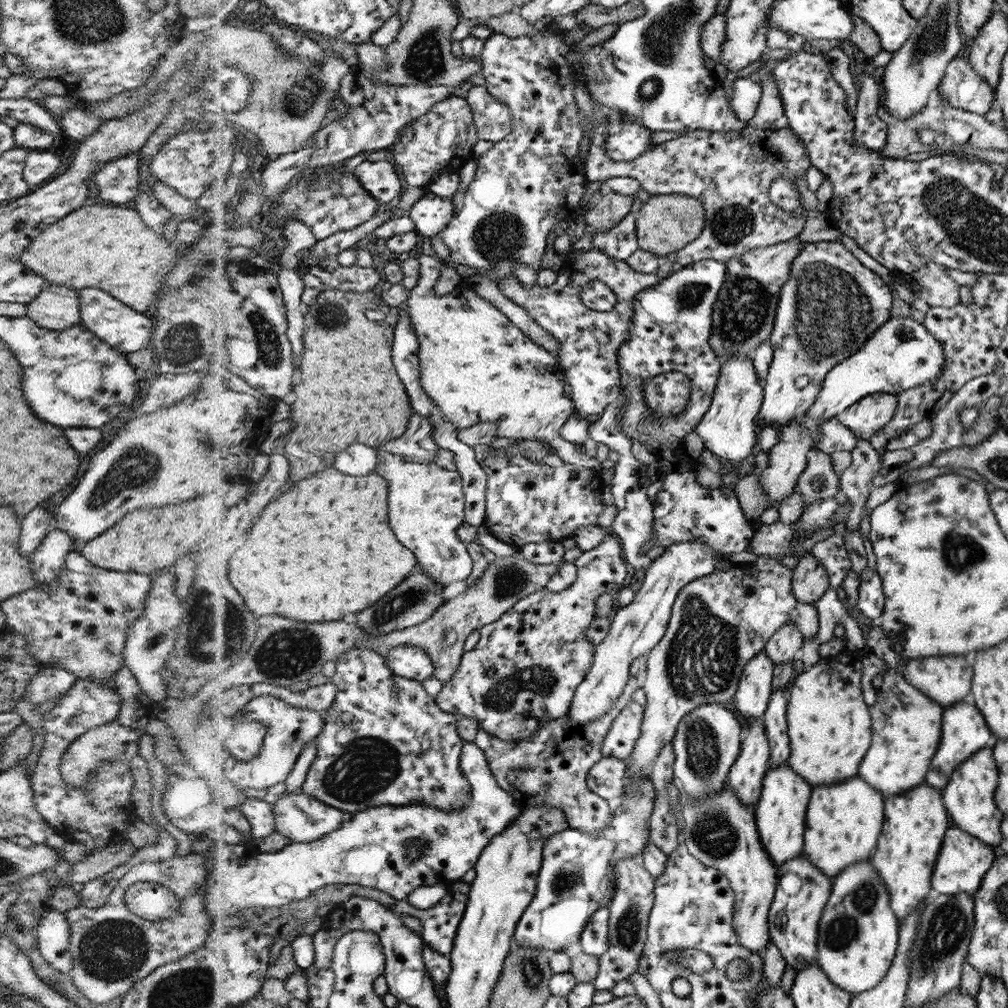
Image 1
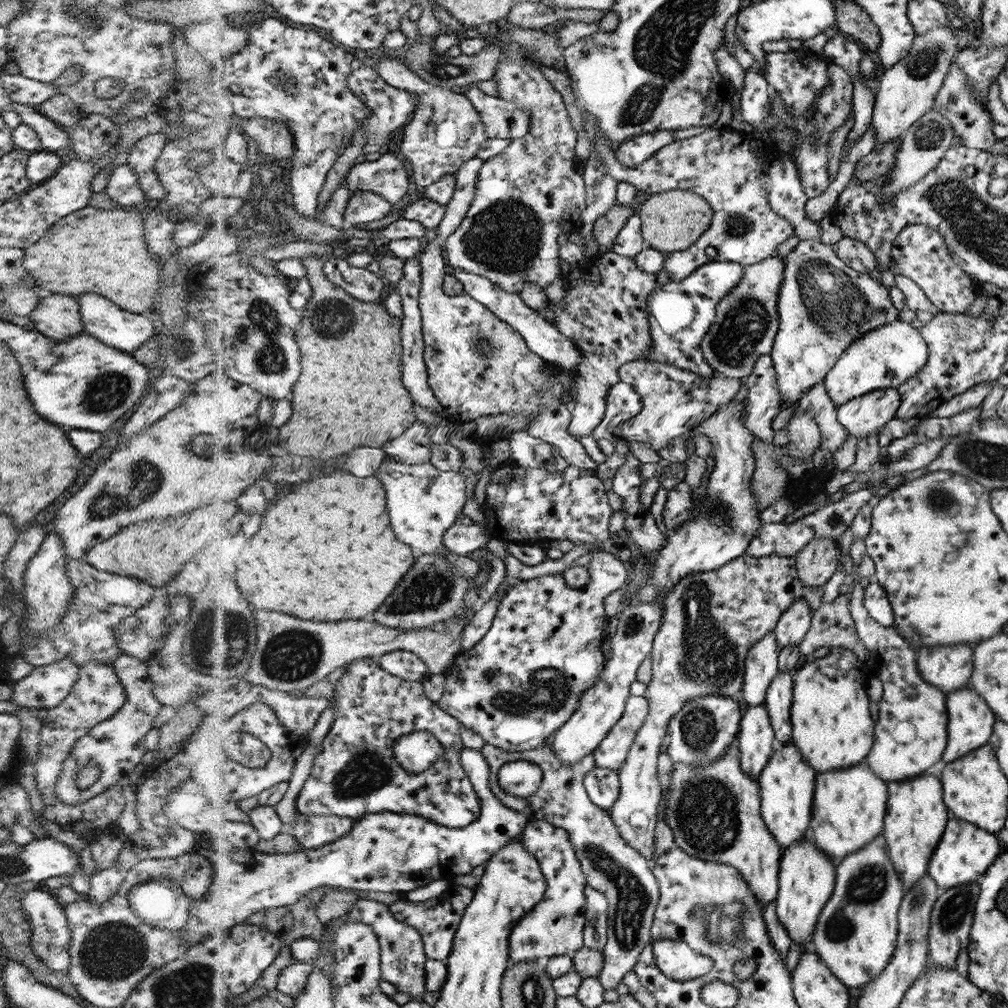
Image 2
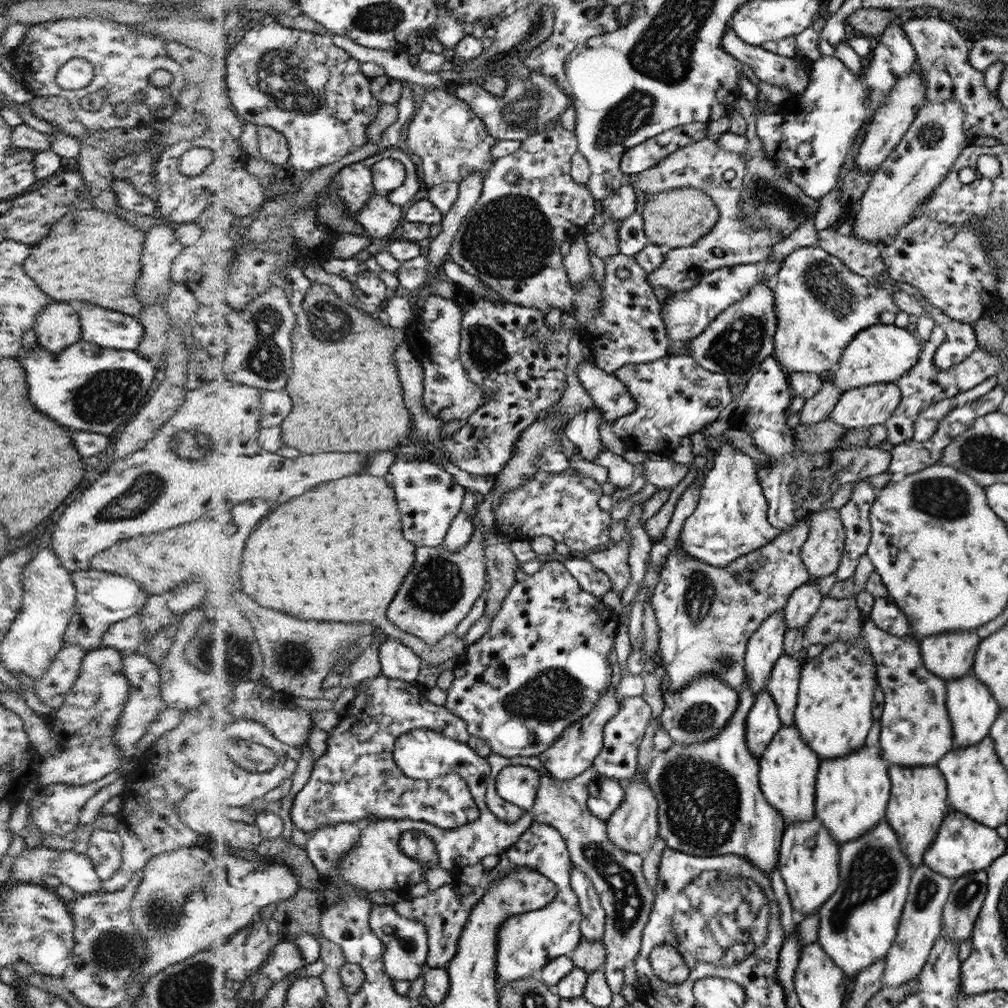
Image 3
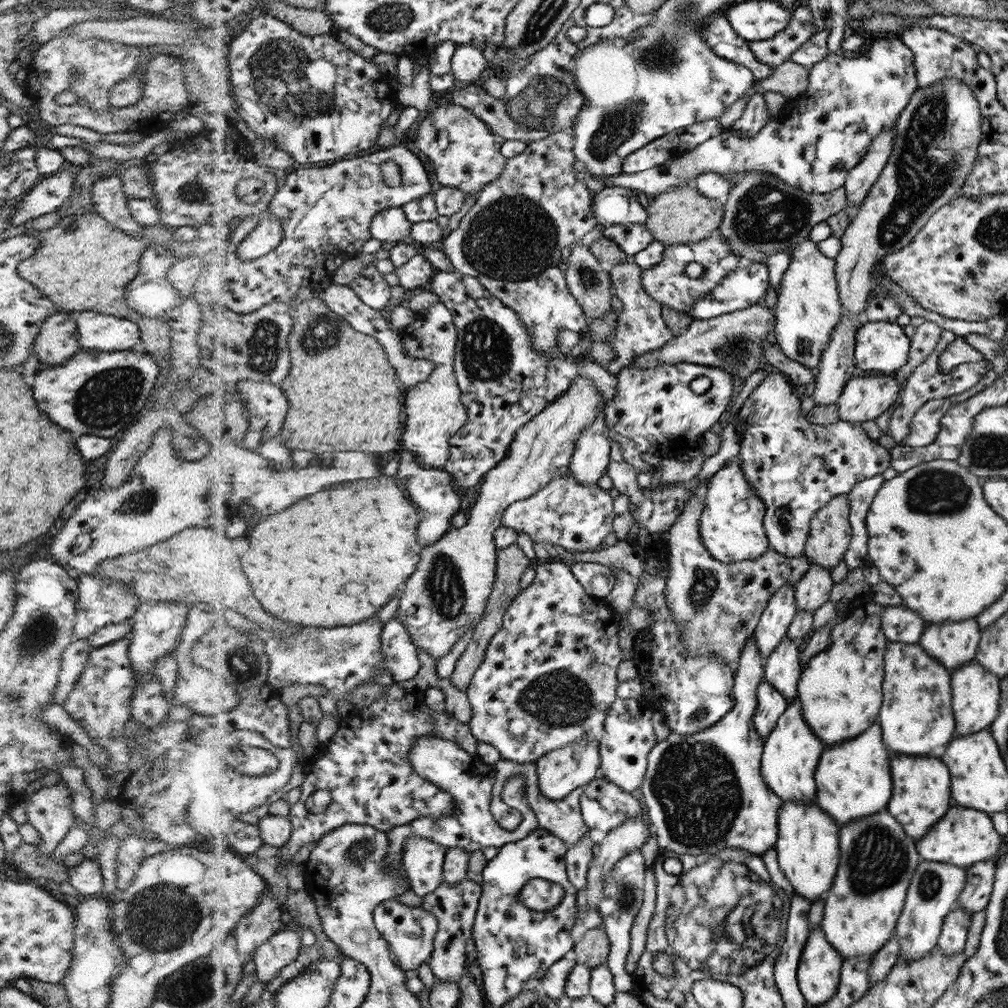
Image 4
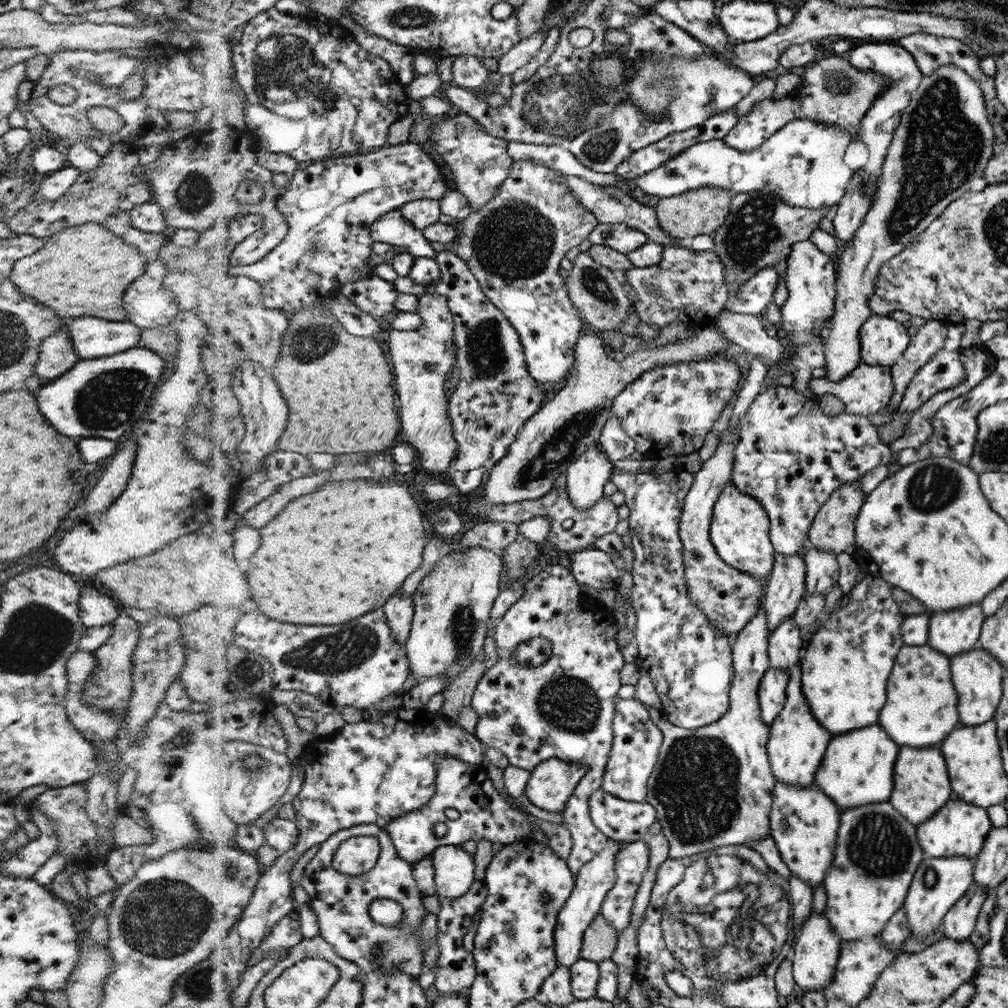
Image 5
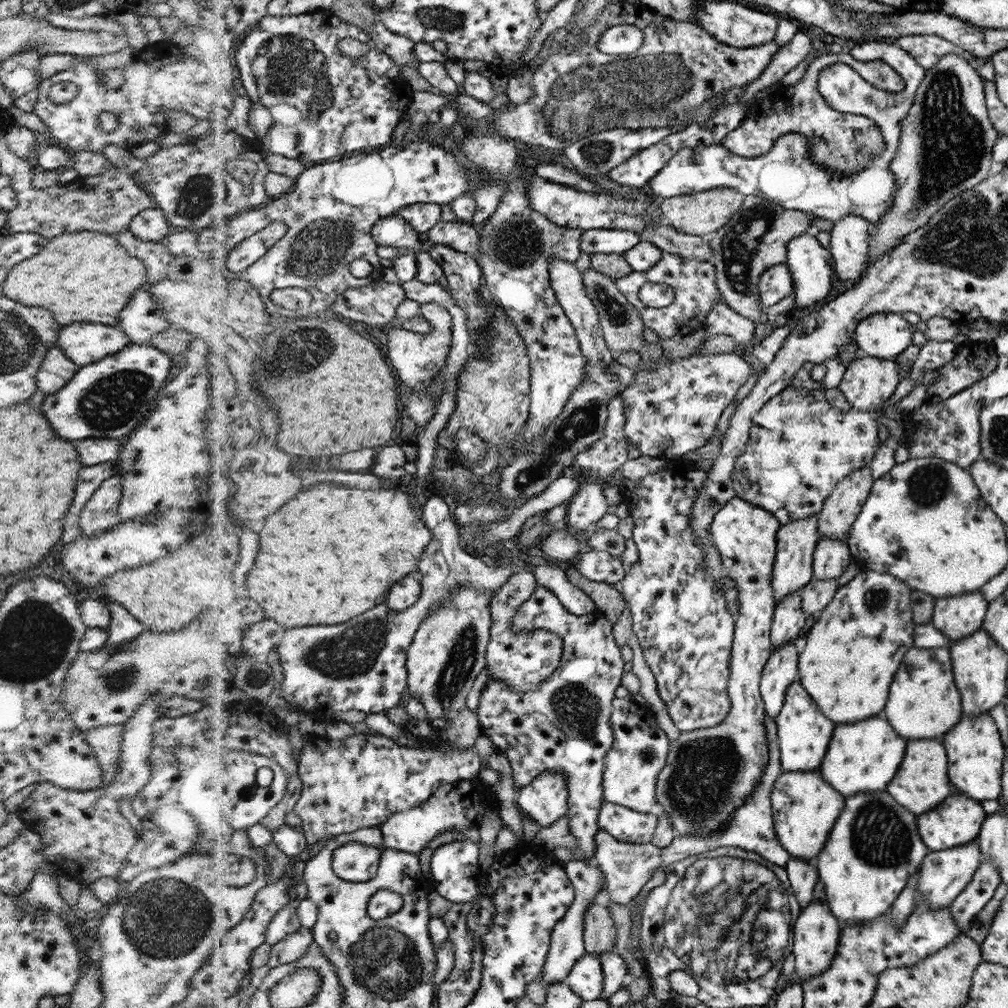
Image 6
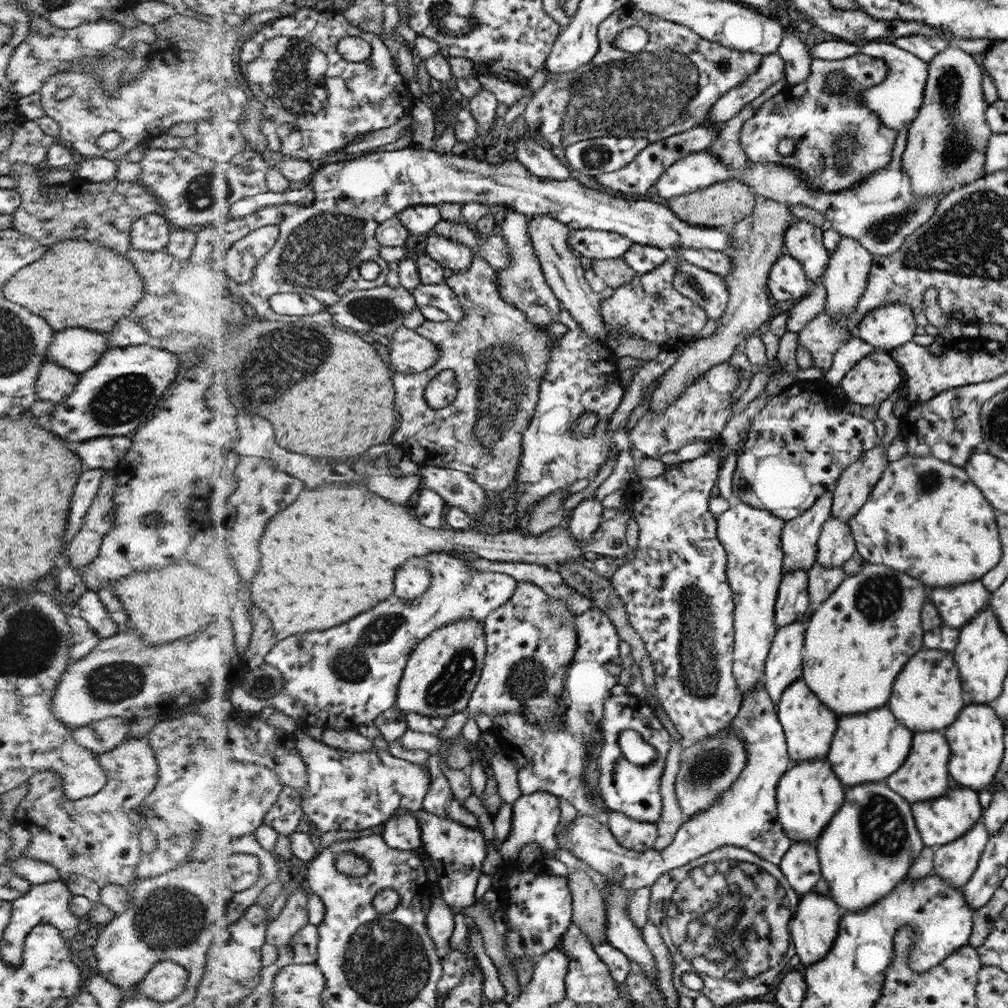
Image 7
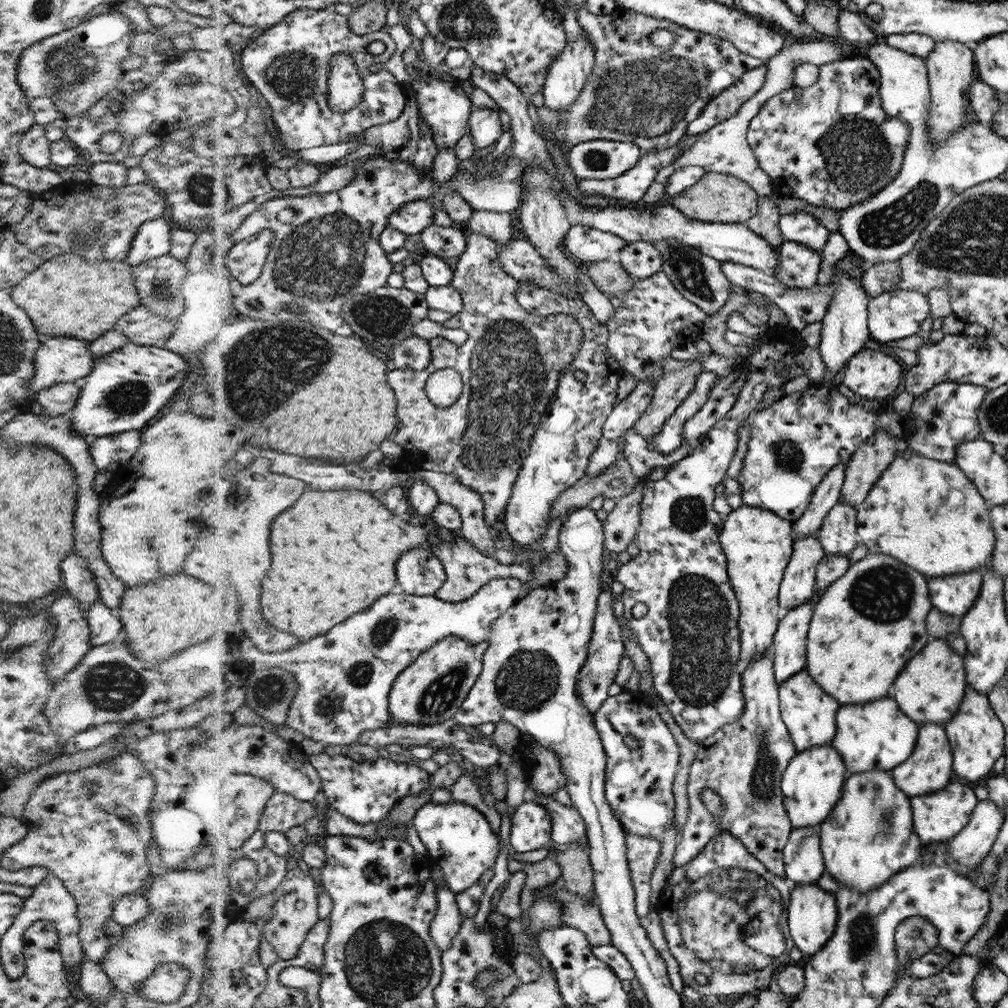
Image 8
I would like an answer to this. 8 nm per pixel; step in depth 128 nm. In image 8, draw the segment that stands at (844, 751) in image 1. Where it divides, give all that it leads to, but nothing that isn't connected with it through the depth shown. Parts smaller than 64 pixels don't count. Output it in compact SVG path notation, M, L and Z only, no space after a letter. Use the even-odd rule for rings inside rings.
M868 553L850 565L840 579L824 590L816 604L806 643L806 648L809 648L806 670L840 704L873 703L874 700L890 696L888 690L892 688L892 682L897 680L909 660L928 644L929 632L926 632L926 627L933 604L928 598L926 578L894 556Z

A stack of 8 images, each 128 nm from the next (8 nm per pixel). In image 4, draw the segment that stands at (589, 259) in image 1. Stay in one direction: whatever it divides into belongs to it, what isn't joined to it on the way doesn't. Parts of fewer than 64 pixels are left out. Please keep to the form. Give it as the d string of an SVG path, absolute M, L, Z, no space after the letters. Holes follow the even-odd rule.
M629 255L626 262L609 270L613 274L615 295L624 304L622 313L618 315L614 340L610 344L618 356L604 365L612 375L617 375L624 367L632 364L634 359L661 350L674 337L661 317L662 304L641 283L642 270L641 265L633 261L633 255ZM590 429L578 437L573 460L568 467L569 474L581 484L597 484L608 472L611 462L611 441Z

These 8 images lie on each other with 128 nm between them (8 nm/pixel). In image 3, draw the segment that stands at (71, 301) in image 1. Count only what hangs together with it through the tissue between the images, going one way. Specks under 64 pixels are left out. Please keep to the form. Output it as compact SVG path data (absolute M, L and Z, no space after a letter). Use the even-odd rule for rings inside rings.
M50 300L36 320L33 329L37 344L50 352L62 352L81 339L79 314L68 302Z

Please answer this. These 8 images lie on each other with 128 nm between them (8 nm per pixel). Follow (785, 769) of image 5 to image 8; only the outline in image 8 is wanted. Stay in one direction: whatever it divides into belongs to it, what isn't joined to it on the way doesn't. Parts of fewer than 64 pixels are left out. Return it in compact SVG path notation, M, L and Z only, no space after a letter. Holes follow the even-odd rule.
M802 669L780 684L781 717L788 726L797 752L808 751L812 747L824 747L833 742L833 738L837 735L838 703L806 669Z

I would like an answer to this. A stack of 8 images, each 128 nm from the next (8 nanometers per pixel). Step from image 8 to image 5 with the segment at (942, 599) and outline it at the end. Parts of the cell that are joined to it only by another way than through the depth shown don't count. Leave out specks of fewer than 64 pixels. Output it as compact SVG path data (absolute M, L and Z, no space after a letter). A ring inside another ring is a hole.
M980 604L929 614L929 642L946 656L972 651L979 645L985 615Z

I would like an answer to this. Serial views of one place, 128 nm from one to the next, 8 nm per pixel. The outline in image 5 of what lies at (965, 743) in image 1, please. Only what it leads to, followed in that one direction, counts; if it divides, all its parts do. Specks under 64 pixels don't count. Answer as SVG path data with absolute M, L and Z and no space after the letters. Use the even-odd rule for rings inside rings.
M976 646L972 651L952 658L953 681L959 696L957 706L963 726L976 726L996 716L1004 694L1004 670L1001 661L985 649Z

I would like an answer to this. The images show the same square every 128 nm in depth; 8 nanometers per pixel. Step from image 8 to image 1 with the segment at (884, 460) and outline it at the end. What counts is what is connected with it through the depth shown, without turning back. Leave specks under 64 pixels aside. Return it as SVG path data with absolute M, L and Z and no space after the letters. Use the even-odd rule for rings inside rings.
M806 552L793 569L793 593L802 603L816 604L830 588L829 572L812 553Z

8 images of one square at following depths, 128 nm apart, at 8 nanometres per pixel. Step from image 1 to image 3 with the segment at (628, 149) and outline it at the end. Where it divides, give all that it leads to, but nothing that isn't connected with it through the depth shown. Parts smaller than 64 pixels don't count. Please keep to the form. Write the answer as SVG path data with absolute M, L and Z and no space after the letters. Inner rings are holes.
M690 123L671 128L637 147L629 148L621 159L621 171L628 175L648 171L666 156L702 140L707 134L707 123Z

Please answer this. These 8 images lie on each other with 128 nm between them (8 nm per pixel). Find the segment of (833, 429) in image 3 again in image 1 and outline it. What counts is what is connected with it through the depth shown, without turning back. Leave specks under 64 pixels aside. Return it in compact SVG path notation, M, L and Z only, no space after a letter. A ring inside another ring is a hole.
M756 473L742 478L734 487L735 495L741 502L745 515L754 523L770 507L768 498L762 489Z

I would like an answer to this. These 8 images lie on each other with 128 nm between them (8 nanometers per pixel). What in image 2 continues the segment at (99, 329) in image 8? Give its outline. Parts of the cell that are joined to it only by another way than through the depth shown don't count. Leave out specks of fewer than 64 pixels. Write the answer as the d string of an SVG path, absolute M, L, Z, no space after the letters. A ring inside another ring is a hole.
M87 204L84 208L57 220L45 231L38 243L25 248L23 267L35 278L44 292L72 294L72 296L96 292L114 301L120 308L140 315L148 314L152 310L154 297L160 290L162 264L159 258L155 258L148 250L143 222L144 217L134 211L105 210Z

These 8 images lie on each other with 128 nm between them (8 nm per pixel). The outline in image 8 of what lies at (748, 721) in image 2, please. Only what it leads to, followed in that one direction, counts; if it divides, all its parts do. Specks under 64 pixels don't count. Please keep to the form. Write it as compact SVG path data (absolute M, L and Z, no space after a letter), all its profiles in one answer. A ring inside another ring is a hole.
M806 603L783 612L773 638L772 658L777 683L780 685L804 669L806 664L806 632L810 626L812 604Z

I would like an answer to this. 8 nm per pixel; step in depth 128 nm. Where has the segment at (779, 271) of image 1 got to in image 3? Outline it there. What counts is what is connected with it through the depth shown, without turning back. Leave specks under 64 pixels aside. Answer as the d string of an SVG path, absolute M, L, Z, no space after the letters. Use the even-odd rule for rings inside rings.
M763 277L750 289L749 295L722 311L688 346L687 354L710 372L729 377L735 394L734 404L722 412L722 418L731 418L738 406L738 395L744 390L749 378L756 374L767 356L773 354L777 330L775 296Z

